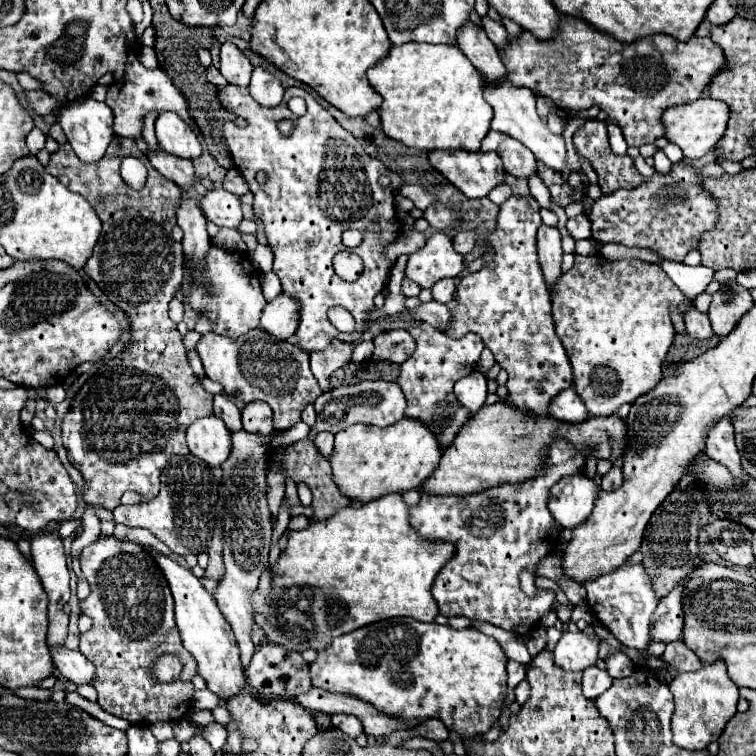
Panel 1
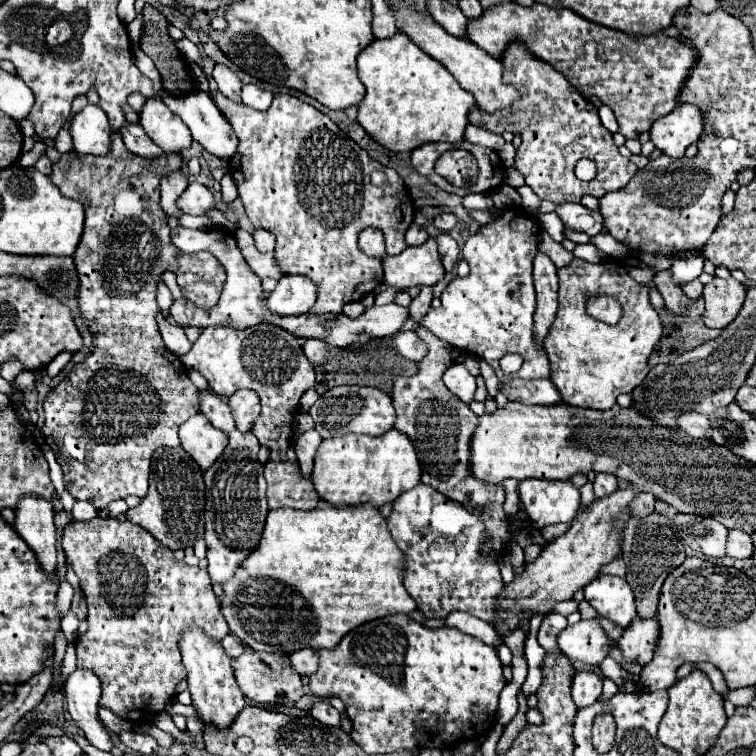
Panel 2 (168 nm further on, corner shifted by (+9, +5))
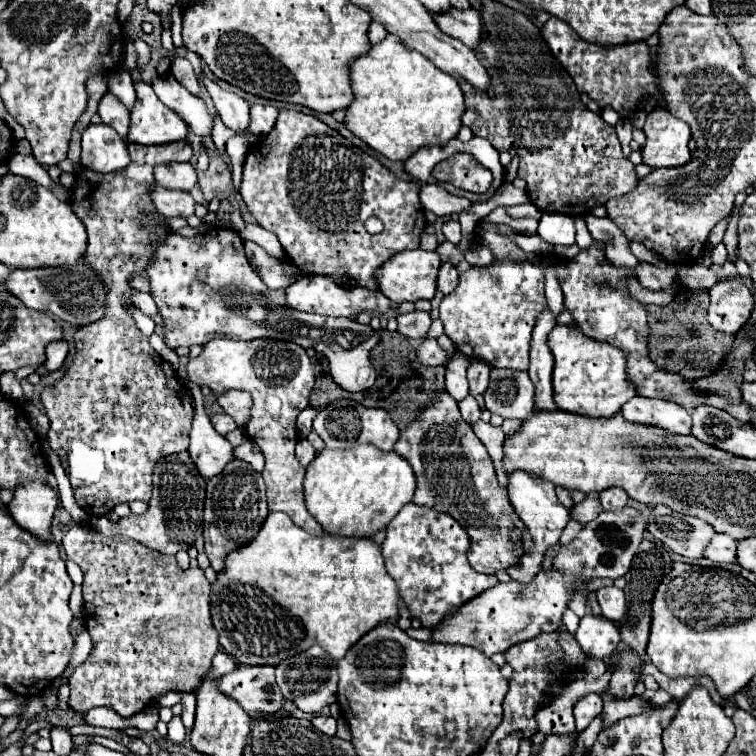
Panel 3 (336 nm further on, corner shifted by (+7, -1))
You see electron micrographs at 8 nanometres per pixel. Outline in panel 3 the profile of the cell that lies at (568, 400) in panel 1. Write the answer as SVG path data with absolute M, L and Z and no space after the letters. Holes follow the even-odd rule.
M493 368L483 400L485 408L493 414L525 420L535 410L535 386L527 374Z

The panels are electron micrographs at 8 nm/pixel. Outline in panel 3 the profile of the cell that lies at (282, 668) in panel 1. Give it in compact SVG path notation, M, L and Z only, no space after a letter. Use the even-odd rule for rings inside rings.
M237 666L219 680L219 686L247 712L275 714L283 708L285 698L275 682L273 666Z

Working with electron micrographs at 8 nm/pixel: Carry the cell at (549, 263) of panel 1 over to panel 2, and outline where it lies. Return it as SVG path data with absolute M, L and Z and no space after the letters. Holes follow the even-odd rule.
M543 252L537 254L533 264L535 292L537 292L537 310L535 310L535 340L543 346L543 340L555 320L557 312L557 268Z

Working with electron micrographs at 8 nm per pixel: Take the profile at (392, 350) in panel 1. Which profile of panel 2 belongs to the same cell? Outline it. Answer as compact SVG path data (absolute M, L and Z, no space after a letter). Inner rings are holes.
M397 332L393 336L393 346L407 360L419 362L419 360L423 360L423 356L427 356L427 344L423 344L423 340L419 340L419 336L415 336L415 332Z

